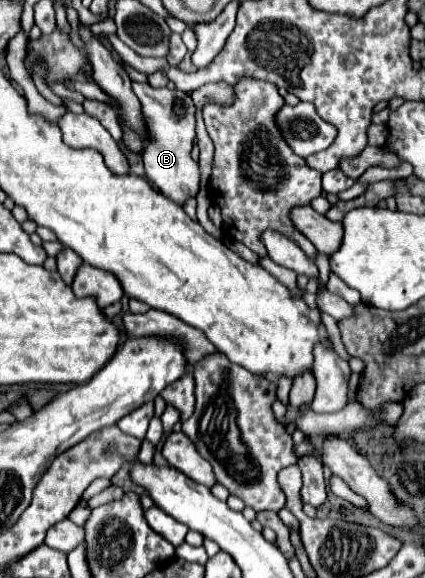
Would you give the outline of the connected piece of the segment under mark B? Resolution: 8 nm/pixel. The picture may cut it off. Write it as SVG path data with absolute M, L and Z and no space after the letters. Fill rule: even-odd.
M133 82L133 92L137 94L143 116L147 120L149 142L143 150L145 174L161 194L165 194L175 204L183 206L189 198L195 198L199 192L200 172L198 163L191 157L191 142L195 138L195 104L187 92L169 90L169 88L151 88L149 84Z

